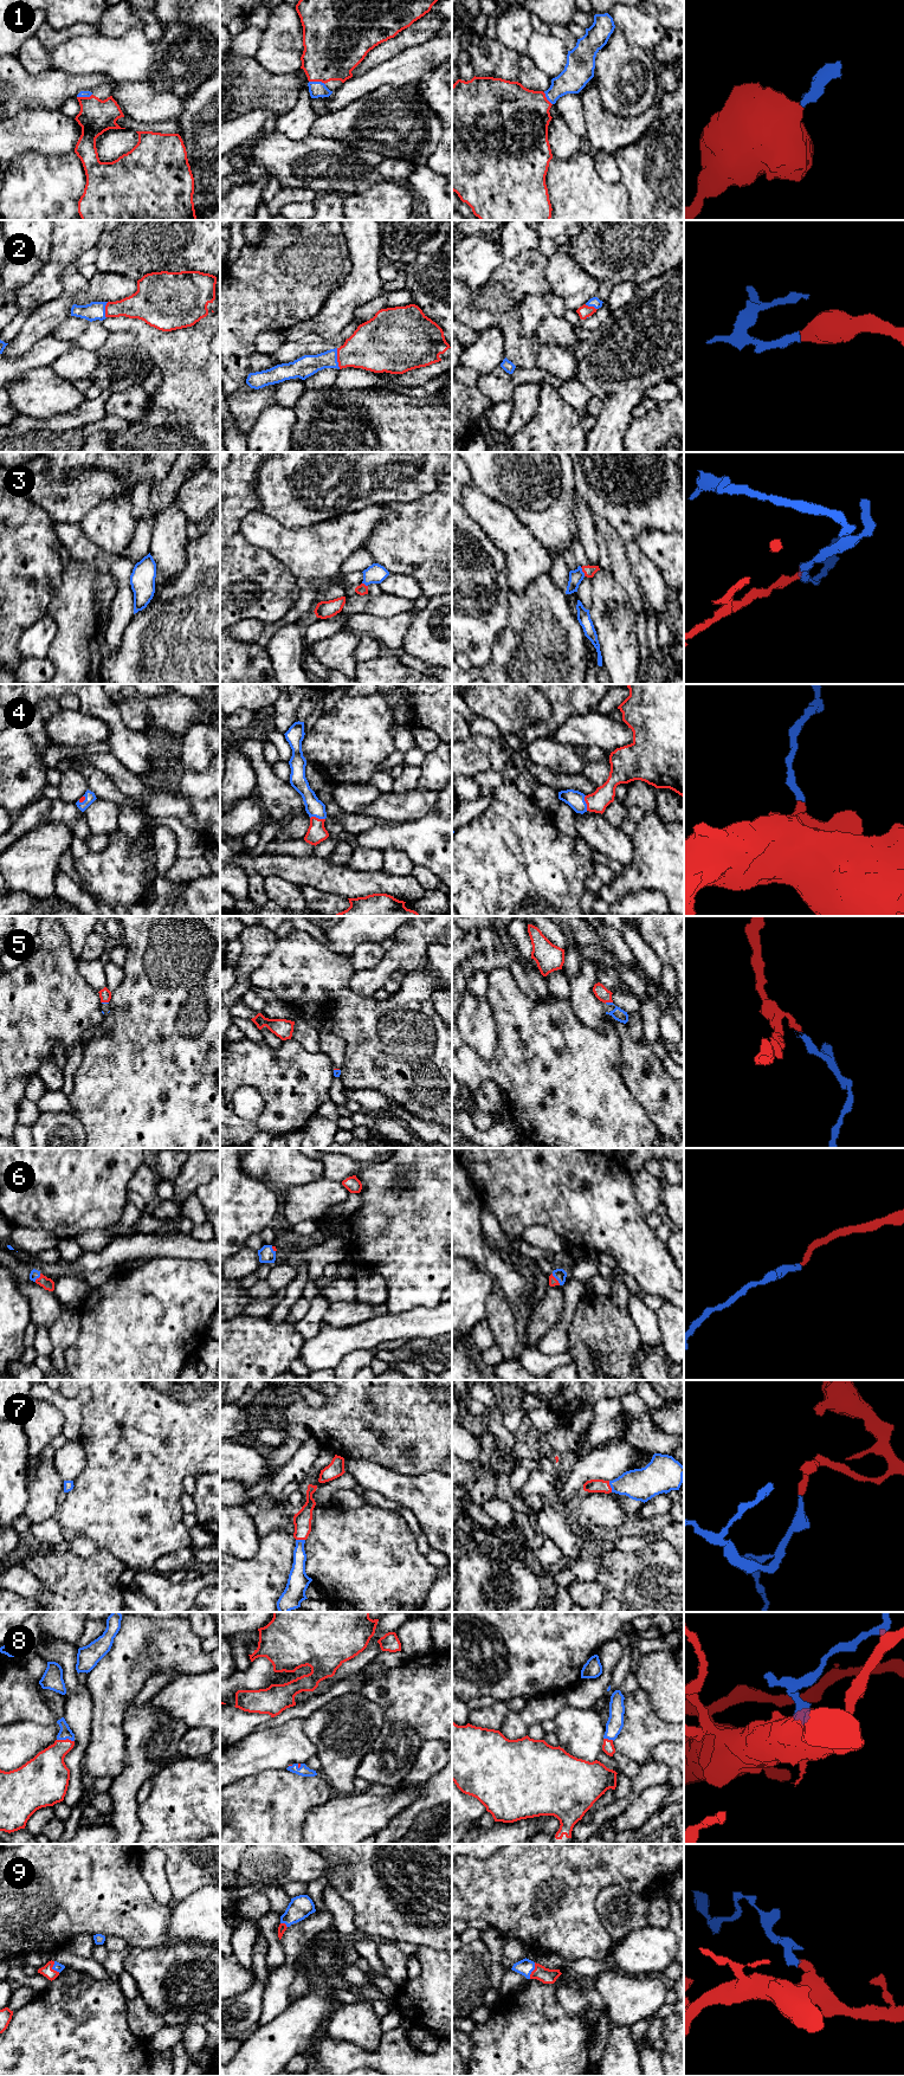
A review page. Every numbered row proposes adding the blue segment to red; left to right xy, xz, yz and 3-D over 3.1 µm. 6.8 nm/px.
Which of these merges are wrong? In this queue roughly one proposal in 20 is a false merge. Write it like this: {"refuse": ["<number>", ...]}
{"refuse": []}

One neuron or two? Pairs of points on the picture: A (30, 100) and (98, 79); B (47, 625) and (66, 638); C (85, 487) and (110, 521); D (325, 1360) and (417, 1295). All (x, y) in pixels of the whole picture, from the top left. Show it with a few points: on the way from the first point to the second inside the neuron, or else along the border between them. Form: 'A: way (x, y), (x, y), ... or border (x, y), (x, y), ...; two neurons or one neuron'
A: way (46, 89), (82, 82); one neuron
B: border (47, 614), (56, 625), (56, 636), (46, 656); two neurons
C: border (122, 489), (78, 522); two neurons
D: border (418, 1307), (389, 1314); two neurons

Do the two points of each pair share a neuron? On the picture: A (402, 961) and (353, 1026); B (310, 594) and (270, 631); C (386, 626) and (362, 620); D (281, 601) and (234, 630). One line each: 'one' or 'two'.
A: two
B: one
C: one
D: two

